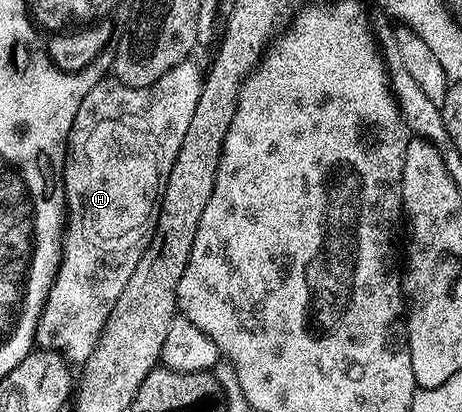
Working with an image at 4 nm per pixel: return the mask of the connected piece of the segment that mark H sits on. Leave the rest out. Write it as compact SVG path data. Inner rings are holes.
M185 60L178 63L166 76L159 78L153 86L134 88L116 81L115 77L105 77L90 92L86 92L86 100L78 107L78 116L74 116L74 124L68 137L68 157L64 160L64 195L66 197L66 225L64 228L64 251L60 257L60 267L56 273L54 284L48 293L42 316L36 325L36 342L45 349L63 352L67 361L72 364L82 364L95 348L100 333L118 296L122 296L122 288L126 288L126 280L130 280L134 268L138 268L138 260L142 260L142 252L150 244L158 224L158 212L162 204L162 196L166 192L166 180L170 180L170 168L174 168L174 160L178 156L178 148L182 148L182 139L186 137L186 128L190 128L190 119L194 116L194 107L198 105L198 96L202 85L202 70Z

